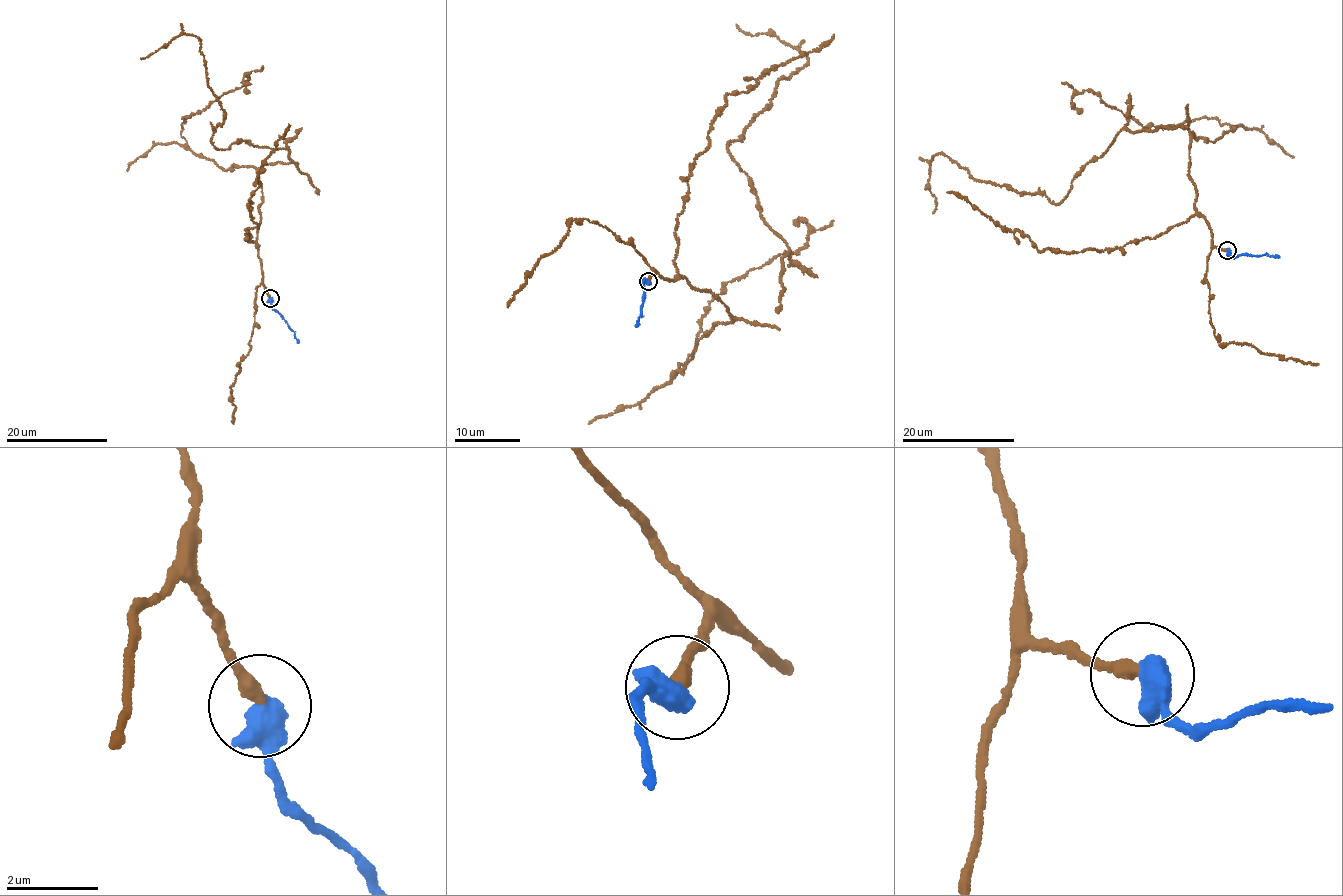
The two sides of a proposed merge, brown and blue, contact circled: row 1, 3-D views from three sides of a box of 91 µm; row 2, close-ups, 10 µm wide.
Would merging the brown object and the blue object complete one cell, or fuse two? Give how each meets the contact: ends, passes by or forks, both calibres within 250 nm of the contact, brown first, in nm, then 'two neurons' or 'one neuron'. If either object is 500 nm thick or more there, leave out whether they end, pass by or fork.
calibres 320 and 600 nm; one neuron

